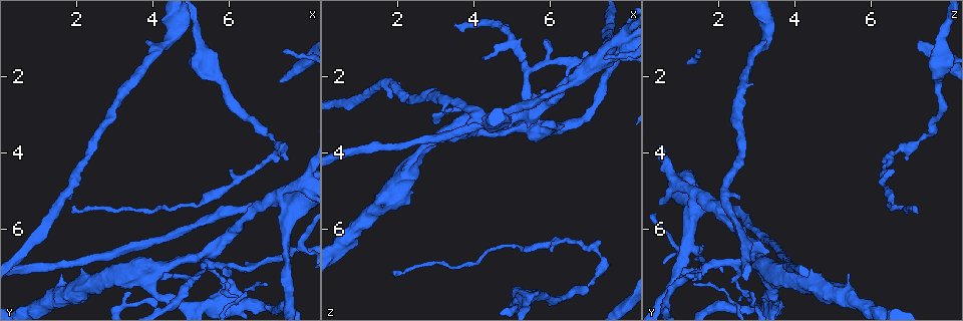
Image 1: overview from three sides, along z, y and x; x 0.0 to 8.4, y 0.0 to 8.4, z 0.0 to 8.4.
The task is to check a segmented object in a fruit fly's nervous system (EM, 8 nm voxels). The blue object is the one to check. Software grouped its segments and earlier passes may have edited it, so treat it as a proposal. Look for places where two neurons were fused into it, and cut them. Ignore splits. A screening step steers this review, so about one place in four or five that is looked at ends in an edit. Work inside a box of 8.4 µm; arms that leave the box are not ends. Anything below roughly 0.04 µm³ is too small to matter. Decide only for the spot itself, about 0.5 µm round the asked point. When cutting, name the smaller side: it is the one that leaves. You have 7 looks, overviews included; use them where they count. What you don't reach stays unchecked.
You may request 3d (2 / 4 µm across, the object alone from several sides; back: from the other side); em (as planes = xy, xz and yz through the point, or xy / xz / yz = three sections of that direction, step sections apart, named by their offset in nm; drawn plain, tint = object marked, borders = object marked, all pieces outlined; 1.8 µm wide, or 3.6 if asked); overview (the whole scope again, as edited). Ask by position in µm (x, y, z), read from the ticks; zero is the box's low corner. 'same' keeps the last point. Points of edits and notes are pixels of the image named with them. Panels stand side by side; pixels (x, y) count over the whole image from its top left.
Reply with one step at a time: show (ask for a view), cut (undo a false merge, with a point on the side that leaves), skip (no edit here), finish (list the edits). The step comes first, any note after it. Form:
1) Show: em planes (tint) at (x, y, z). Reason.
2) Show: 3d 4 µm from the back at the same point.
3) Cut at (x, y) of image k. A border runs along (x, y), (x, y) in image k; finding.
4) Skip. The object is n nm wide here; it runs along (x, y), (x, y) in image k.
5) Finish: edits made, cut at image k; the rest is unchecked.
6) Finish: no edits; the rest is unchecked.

Show: 3d 4 µm at (6.55, 7.95, 3.25). Calibre changes.

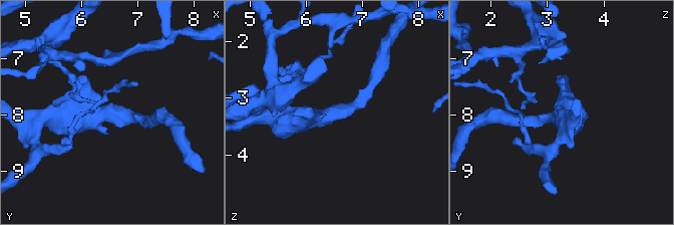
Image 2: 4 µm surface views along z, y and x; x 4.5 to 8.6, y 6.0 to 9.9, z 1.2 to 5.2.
Show: em planes (borders) at (6.55, 7.95, 3.25). The arms are 190, 460 nm wide; shape alone is not enough.

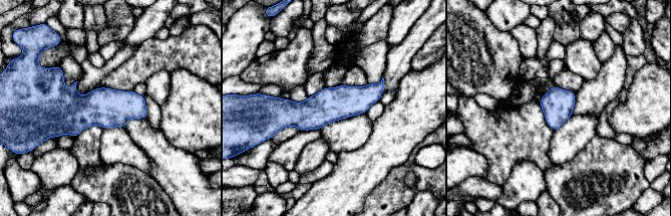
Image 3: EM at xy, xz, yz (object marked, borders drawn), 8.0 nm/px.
Skip. It runs along (381, 84), (322, 109), (274, 100) in image 3; one neuron here.

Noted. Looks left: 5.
Show: 3d 4 µm at (5.55, 6.60, 3.00). Three arms meet.

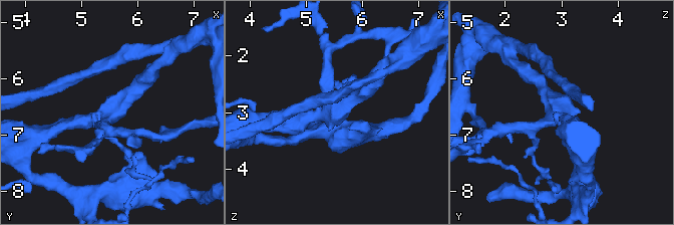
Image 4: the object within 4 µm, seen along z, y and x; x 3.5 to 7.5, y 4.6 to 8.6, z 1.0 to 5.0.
Show: em 3.6 µm planes (tint) at (5.50, 6.60, 3.00). 3 arms meet here; the arms are 220, 220, 220 nm wide; shape alone is not enough.

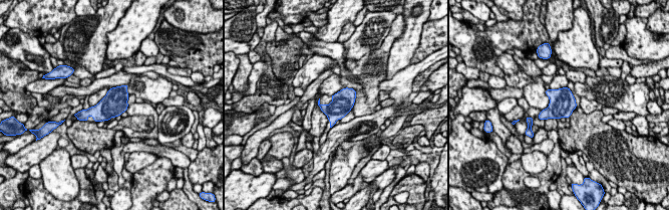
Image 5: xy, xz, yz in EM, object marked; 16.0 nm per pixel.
Skip. All the same neuron.

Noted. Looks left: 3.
Show: em 3.6 µm xy step 4 (tint) at (3.75, 7.10, 3.35). Branch point.

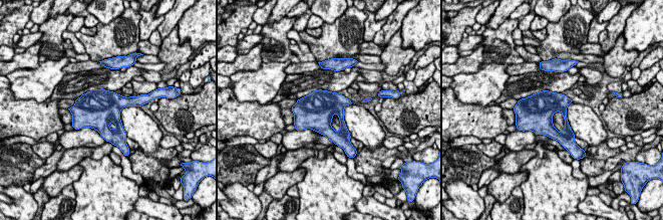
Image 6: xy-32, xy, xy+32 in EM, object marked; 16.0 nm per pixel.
Show: em 3.6 µm planes (tint) at the same point.

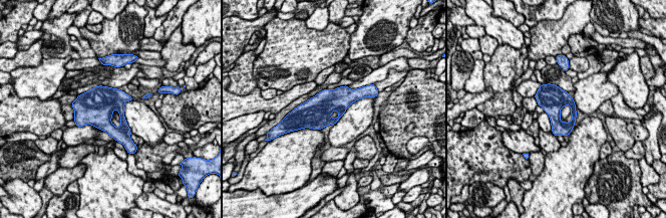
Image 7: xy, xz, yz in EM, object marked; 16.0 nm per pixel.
Skip. Continuous, no second neuron.

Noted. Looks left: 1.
Finish: no edits; the rest is unchecked.

